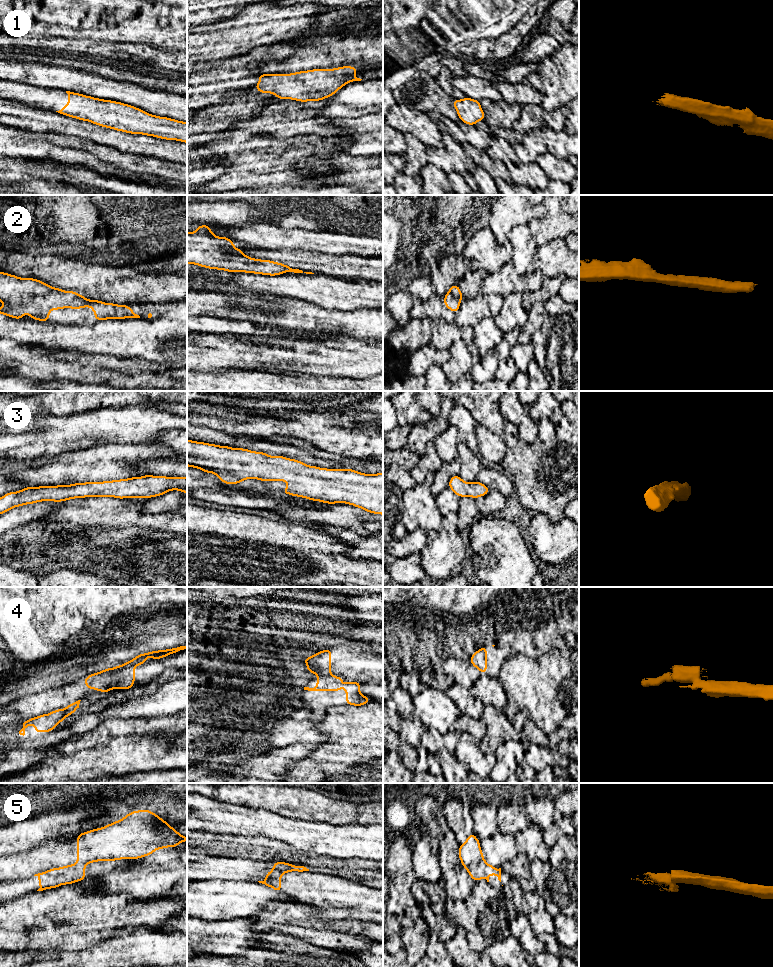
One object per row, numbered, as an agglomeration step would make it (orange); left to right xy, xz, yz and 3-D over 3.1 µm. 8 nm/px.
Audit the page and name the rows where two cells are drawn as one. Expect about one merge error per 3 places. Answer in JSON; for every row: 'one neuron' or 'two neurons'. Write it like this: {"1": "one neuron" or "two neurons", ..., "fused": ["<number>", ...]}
{"1": "one neuron", "2": "one neuron", "3": "one neuron", "4": "two neurons", "5": "two neurons", "fused": ["4", "5"]}

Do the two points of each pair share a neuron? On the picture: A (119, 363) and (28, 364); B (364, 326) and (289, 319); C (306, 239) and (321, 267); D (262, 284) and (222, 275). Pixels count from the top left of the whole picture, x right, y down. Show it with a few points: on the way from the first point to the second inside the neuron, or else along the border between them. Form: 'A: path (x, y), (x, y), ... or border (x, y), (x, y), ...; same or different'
A: border (103, 365), (106, 368), (126, 373); different
B: path (345, 324), (332, 323), (317, 316), (308, 318); same
C: border (289, 248), (311, 249), (335, 254); different
D: border (234, 272), (224, 280), (205, 276); different

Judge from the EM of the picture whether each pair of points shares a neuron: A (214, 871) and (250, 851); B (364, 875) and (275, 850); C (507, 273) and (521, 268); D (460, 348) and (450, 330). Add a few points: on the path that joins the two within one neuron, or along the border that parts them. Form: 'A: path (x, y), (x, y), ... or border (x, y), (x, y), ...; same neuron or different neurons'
A: border (216, 854), (262, 861); different neurons
B: path (342, 868), (297, 858); same neuron
C: border (511, 261), (514, 268), (523, 276); different neurons
D: border (460, 338), (448, 349); different neurons

